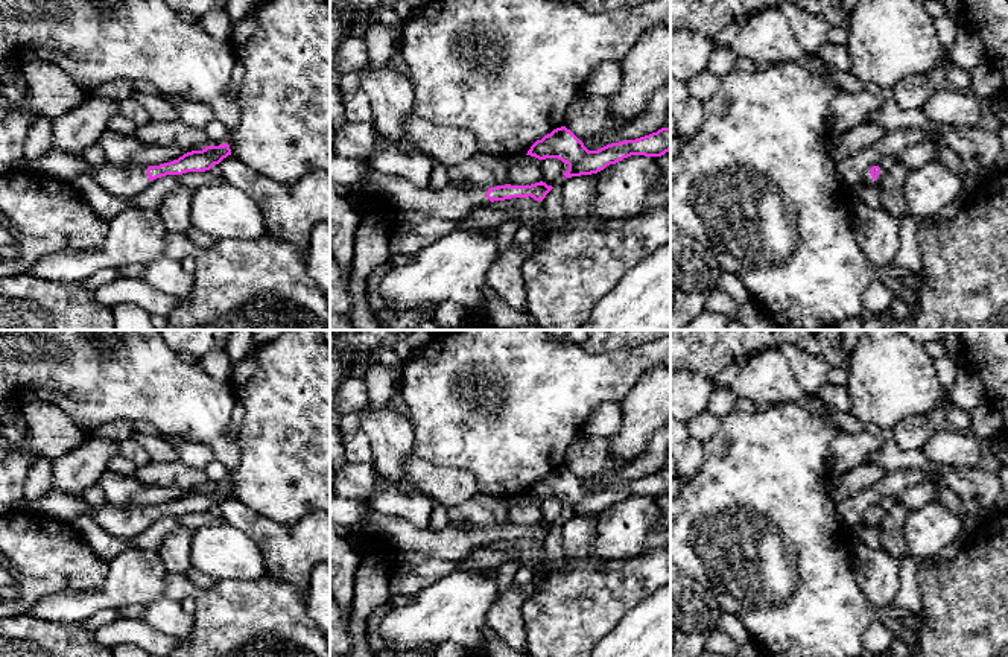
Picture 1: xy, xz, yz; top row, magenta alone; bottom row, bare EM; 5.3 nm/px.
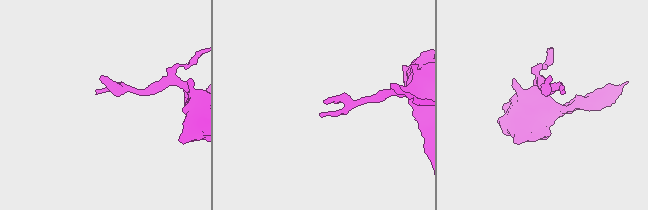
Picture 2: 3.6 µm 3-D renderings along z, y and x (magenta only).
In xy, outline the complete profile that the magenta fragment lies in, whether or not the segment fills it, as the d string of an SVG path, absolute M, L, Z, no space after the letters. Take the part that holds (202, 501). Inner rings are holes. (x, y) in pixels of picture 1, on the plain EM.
M225 484L187 493L178 500L160 506L114 506L106 502L102 508L93 509L81 494L52 488L46 496L36 500L23 497L20 502L14 503L11 509L44 514L64 523L71 523L79 516L88 516L106 534L119 538L134 538L144 532L157 519L187 513L205 513L228 496L231 496L231 490L230 485Z

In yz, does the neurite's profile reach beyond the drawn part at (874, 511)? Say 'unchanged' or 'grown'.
grown

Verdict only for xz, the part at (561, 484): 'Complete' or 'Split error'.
Complete

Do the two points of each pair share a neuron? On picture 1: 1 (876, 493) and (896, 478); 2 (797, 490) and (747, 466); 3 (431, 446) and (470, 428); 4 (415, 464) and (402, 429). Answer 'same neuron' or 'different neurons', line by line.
1: same neuron
2: same neuron
3: same neuron
4: different neurons

